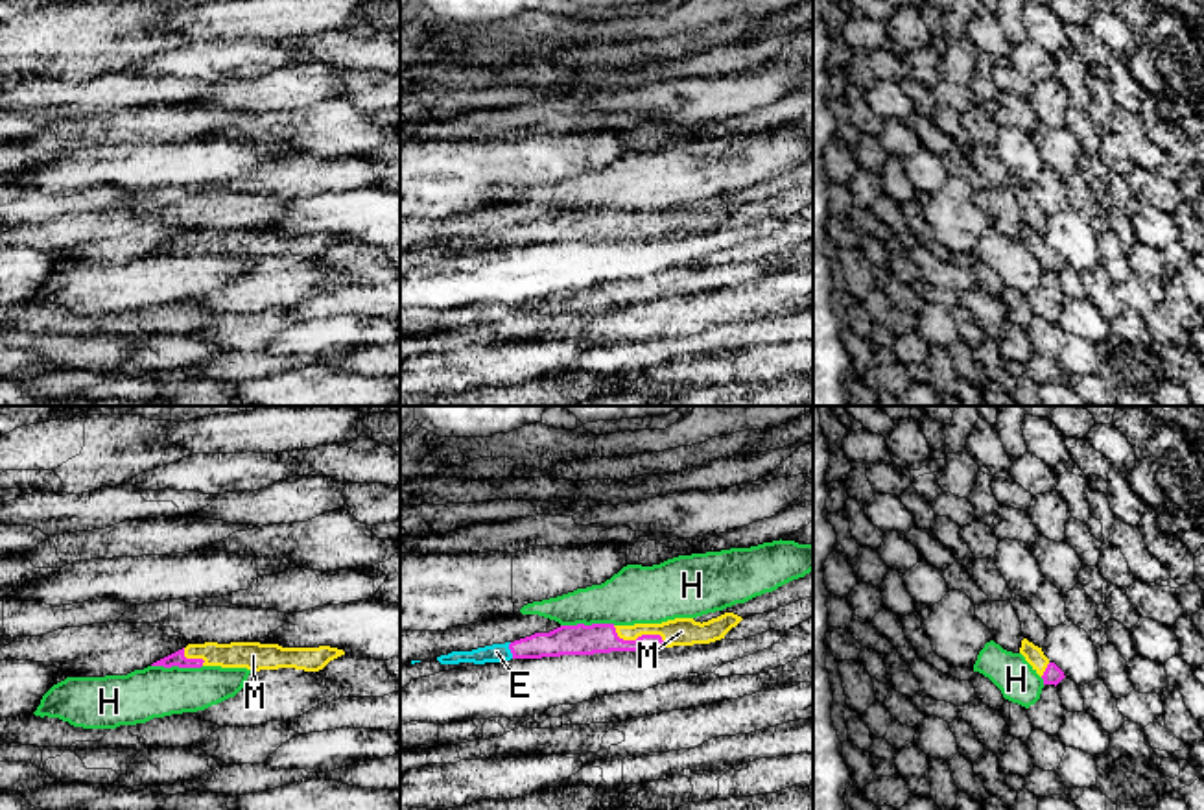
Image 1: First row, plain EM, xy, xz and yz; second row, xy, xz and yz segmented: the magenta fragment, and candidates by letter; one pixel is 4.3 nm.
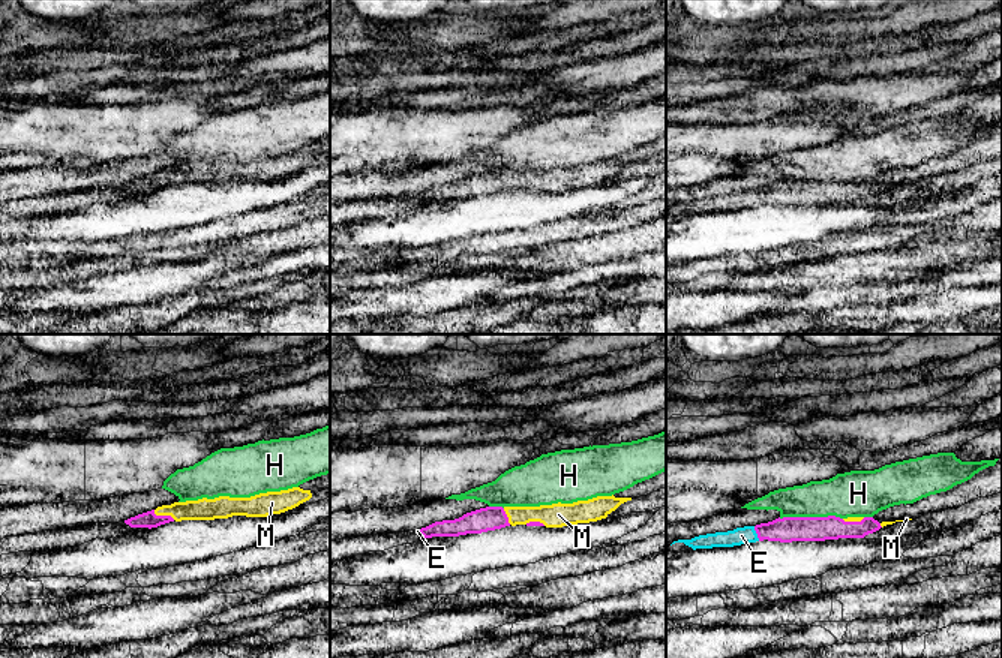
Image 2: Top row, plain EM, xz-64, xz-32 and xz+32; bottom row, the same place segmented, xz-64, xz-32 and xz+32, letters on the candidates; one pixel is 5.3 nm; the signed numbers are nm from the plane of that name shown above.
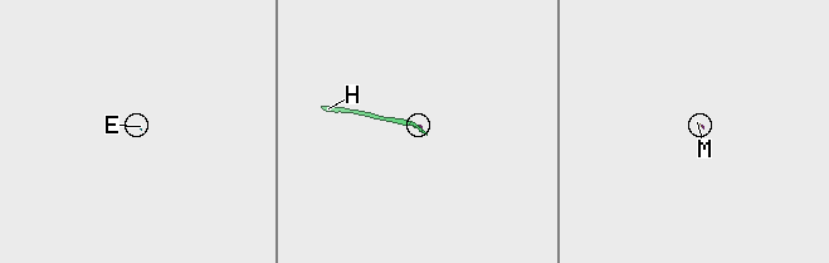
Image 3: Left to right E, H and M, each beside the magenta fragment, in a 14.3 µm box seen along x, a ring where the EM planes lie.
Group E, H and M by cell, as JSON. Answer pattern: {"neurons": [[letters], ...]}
{"neurons": [["E", "M"], ["H"]]}

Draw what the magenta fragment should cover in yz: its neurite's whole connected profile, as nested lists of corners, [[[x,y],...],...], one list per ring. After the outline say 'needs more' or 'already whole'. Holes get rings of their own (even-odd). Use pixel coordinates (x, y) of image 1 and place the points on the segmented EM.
[[[1027,638],[1021,640],[1020,653],[1033,666],[1033,670],[1044,679],[1044,685],[1056,686],[1066,677],[1064,672],[1044,655],[1042,648],[1034,646]]]; needs more

